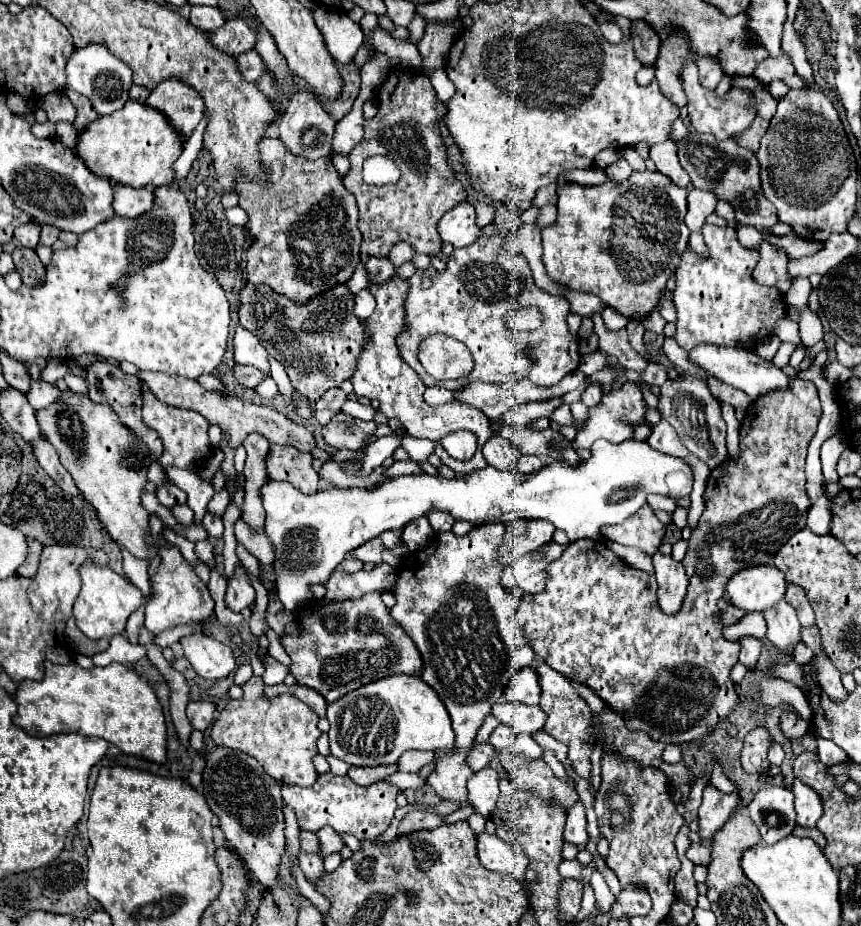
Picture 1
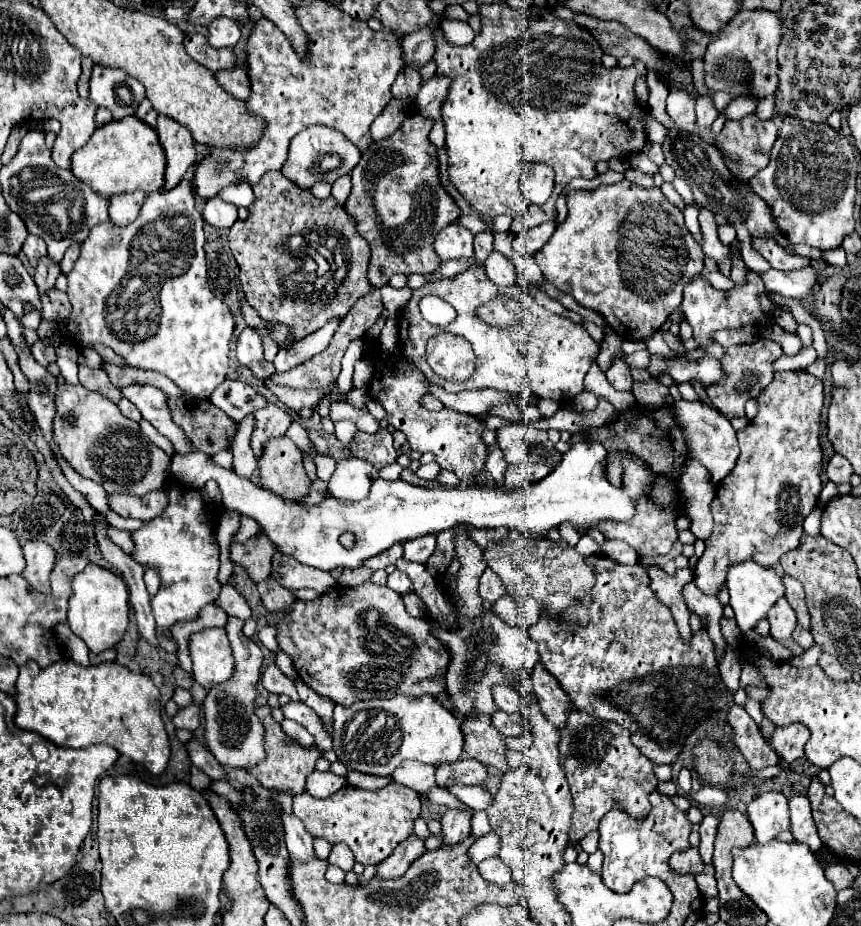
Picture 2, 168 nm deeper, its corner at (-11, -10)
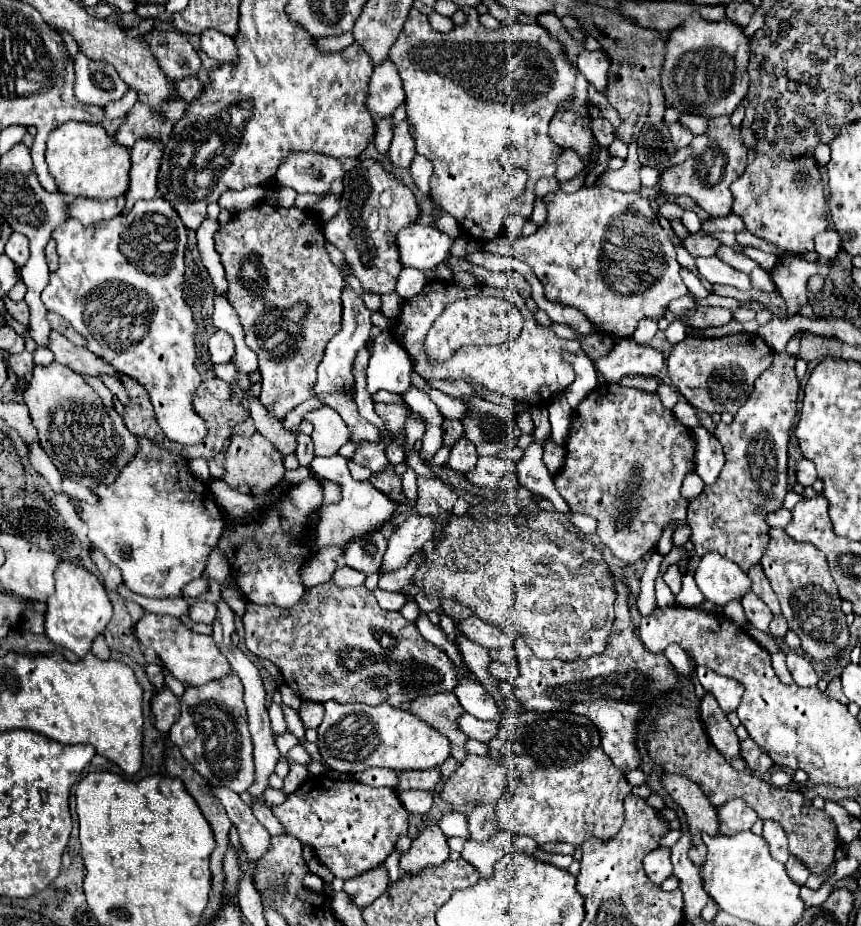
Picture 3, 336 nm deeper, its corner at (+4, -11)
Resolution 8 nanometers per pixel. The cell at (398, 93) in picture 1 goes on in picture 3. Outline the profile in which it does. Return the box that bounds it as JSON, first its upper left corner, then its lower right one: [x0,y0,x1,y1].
[323,157,419,295]

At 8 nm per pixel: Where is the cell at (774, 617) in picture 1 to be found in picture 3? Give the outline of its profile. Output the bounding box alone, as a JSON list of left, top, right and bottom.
[741,593,773,633]

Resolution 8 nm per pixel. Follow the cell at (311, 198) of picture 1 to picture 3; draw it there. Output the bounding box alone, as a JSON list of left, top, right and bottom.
[215,201,345,421]

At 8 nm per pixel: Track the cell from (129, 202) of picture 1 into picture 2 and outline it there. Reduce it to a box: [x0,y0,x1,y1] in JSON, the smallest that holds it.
[108,192,146,226]

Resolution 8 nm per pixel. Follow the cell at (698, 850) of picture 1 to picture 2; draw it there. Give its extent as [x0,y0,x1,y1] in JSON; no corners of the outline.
[668,848,706,874]

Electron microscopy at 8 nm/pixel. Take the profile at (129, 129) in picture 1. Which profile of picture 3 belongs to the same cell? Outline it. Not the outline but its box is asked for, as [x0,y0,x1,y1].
[47,121,129,199]

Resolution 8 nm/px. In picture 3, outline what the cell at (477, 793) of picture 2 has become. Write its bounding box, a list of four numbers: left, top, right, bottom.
[399,791,433,813]

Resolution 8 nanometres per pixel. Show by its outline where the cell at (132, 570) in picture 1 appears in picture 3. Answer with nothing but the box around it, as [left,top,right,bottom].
[29,443,63,493]

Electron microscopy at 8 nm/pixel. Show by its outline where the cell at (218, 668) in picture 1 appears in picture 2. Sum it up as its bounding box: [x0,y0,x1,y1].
[188,628,234,690]

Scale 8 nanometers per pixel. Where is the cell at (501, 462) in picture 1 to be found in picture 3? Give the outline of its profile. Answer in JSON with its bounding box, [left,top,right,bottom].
[449,437,477,473]

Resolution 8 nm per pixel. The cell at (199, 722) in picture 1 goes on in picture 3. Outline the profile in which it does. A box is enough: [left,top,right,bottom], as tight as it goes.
[151,687,181,733]

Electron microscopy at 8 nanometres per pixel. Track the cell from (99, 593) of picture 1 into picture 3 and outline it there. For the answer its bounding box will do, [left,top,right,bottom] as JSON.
[45,561,113,657]

